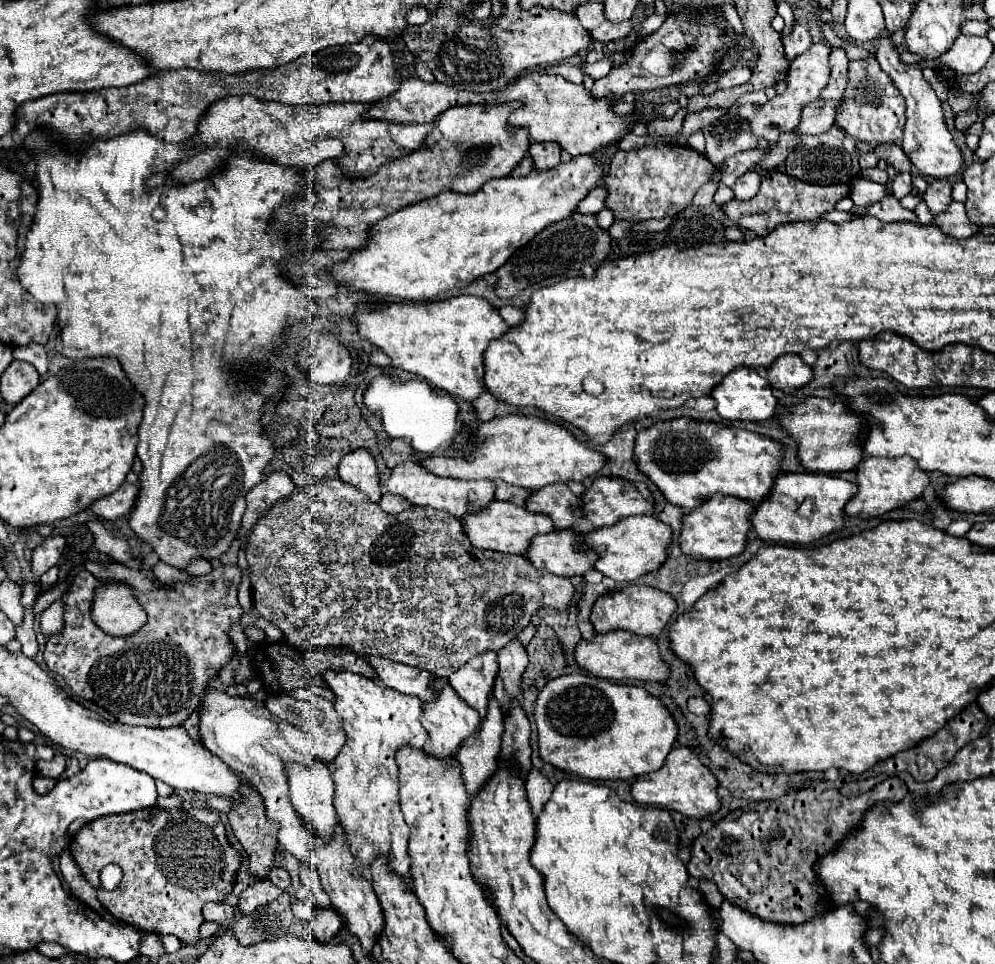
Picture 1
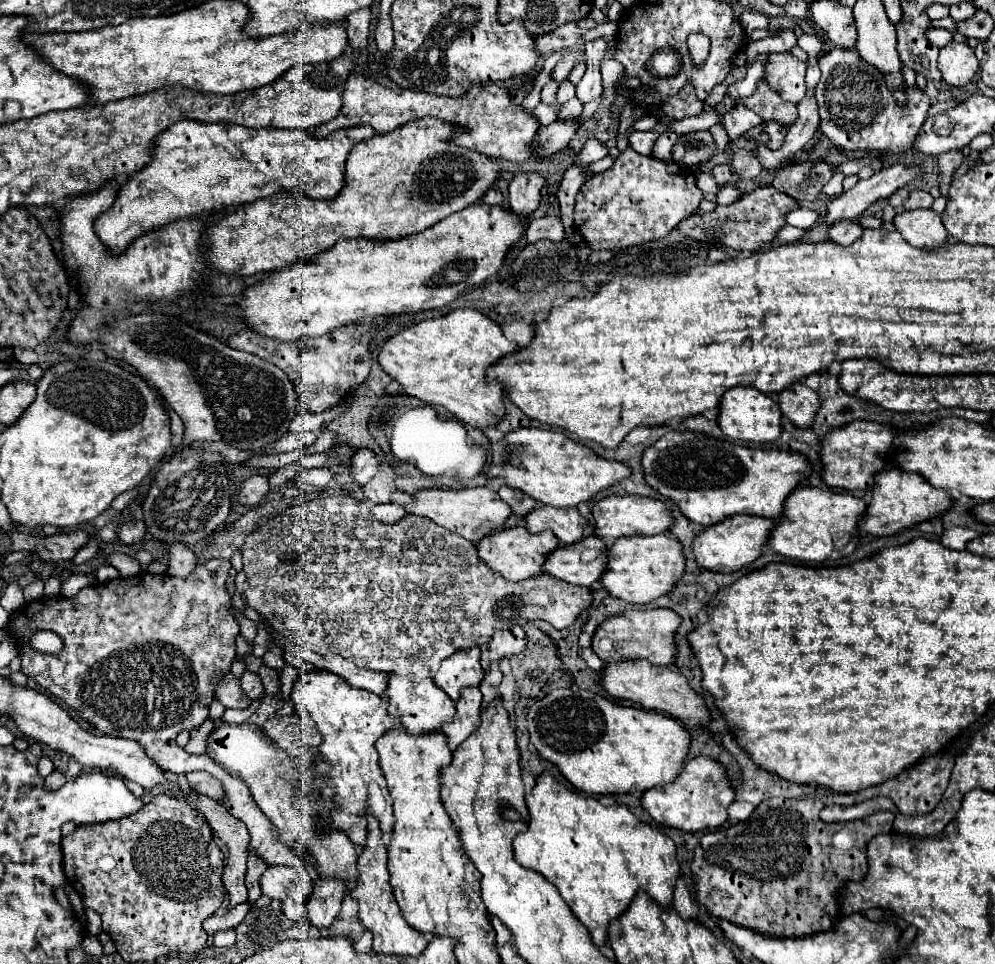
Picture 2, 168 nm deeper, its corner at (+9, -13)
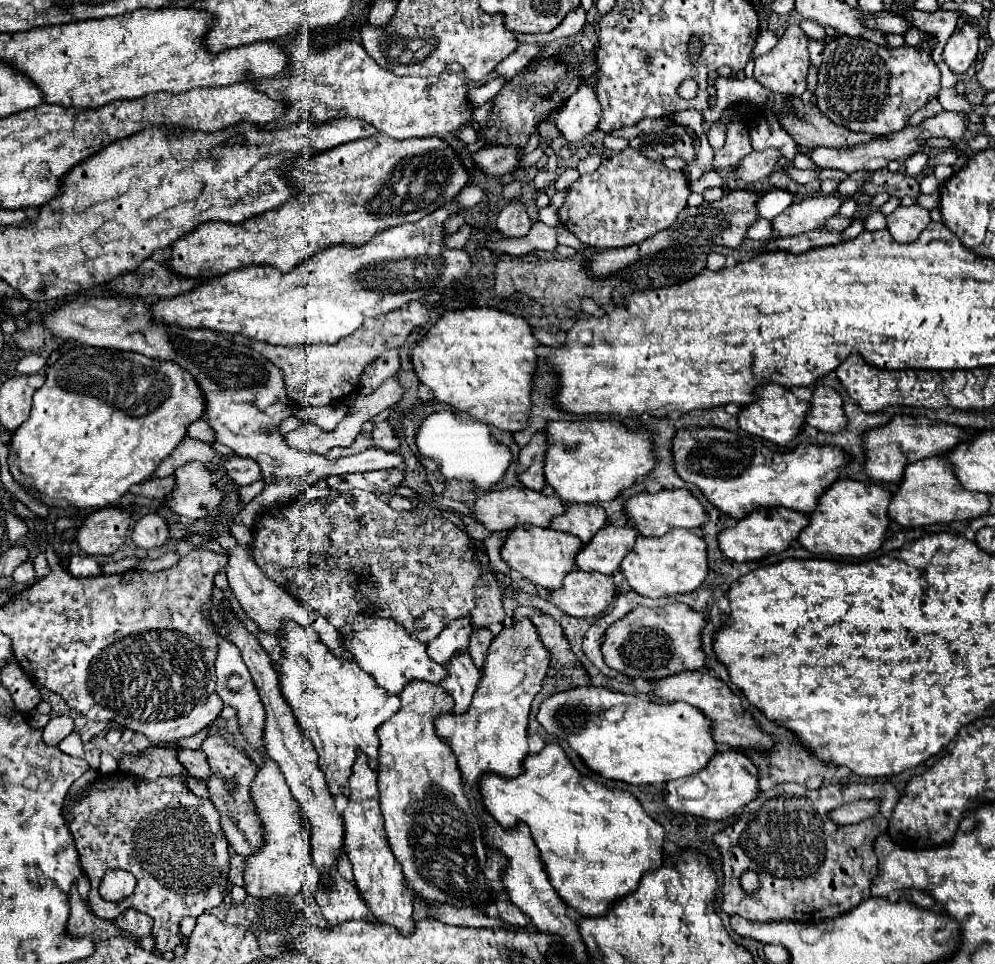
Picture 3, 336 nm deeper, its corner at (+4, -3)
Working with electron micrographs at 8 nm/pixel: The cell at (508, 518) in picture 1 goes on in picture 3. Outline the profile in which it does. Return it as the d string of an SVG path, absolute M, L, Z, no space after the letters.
M520 525L518 529L512 529L506 535L500 555L510 565L510 569L518 571L524 579L532 581L536 587L558 589L562 585L564 575L576 567L574 557L580 549L582 549L582 541L578 541L578 537L574 535L554 531L550 527L538 529L534 525Z

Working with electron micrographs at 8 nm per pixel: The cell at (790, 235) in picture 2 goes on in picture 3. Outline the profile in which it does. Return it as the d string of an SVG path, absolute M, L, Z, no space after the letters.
M758 219L748 229L748 237L750 239L758 239L758 241L770 241L770 239L774 239L774 229L770 229L770 225L772 225L770 219Z

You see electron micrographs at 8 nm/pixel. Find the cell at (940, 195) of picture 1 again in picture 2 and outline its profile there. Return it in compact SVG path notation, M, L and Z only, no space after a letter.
M911 191L903 207L905 209L929 209L931 203L933 203L933 197L927 191Z

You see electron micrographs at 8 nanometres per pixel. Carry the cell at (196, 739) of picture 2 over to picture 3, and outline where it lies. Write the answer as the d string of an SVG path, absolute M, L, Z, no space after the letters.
M208 735L204 739L204 743L200 745L200 749L206 753L210 769L212 769L212 777L208 779L208 789L210 789L212 803L216 805L216 809L220 813L222 831L238 855L250 857L264 845L262 821L258 817L258 813L254 809L254 801L250 797L250 783L252 783L258 767L242 751L238 751L226 739L216 737L216 735Z

